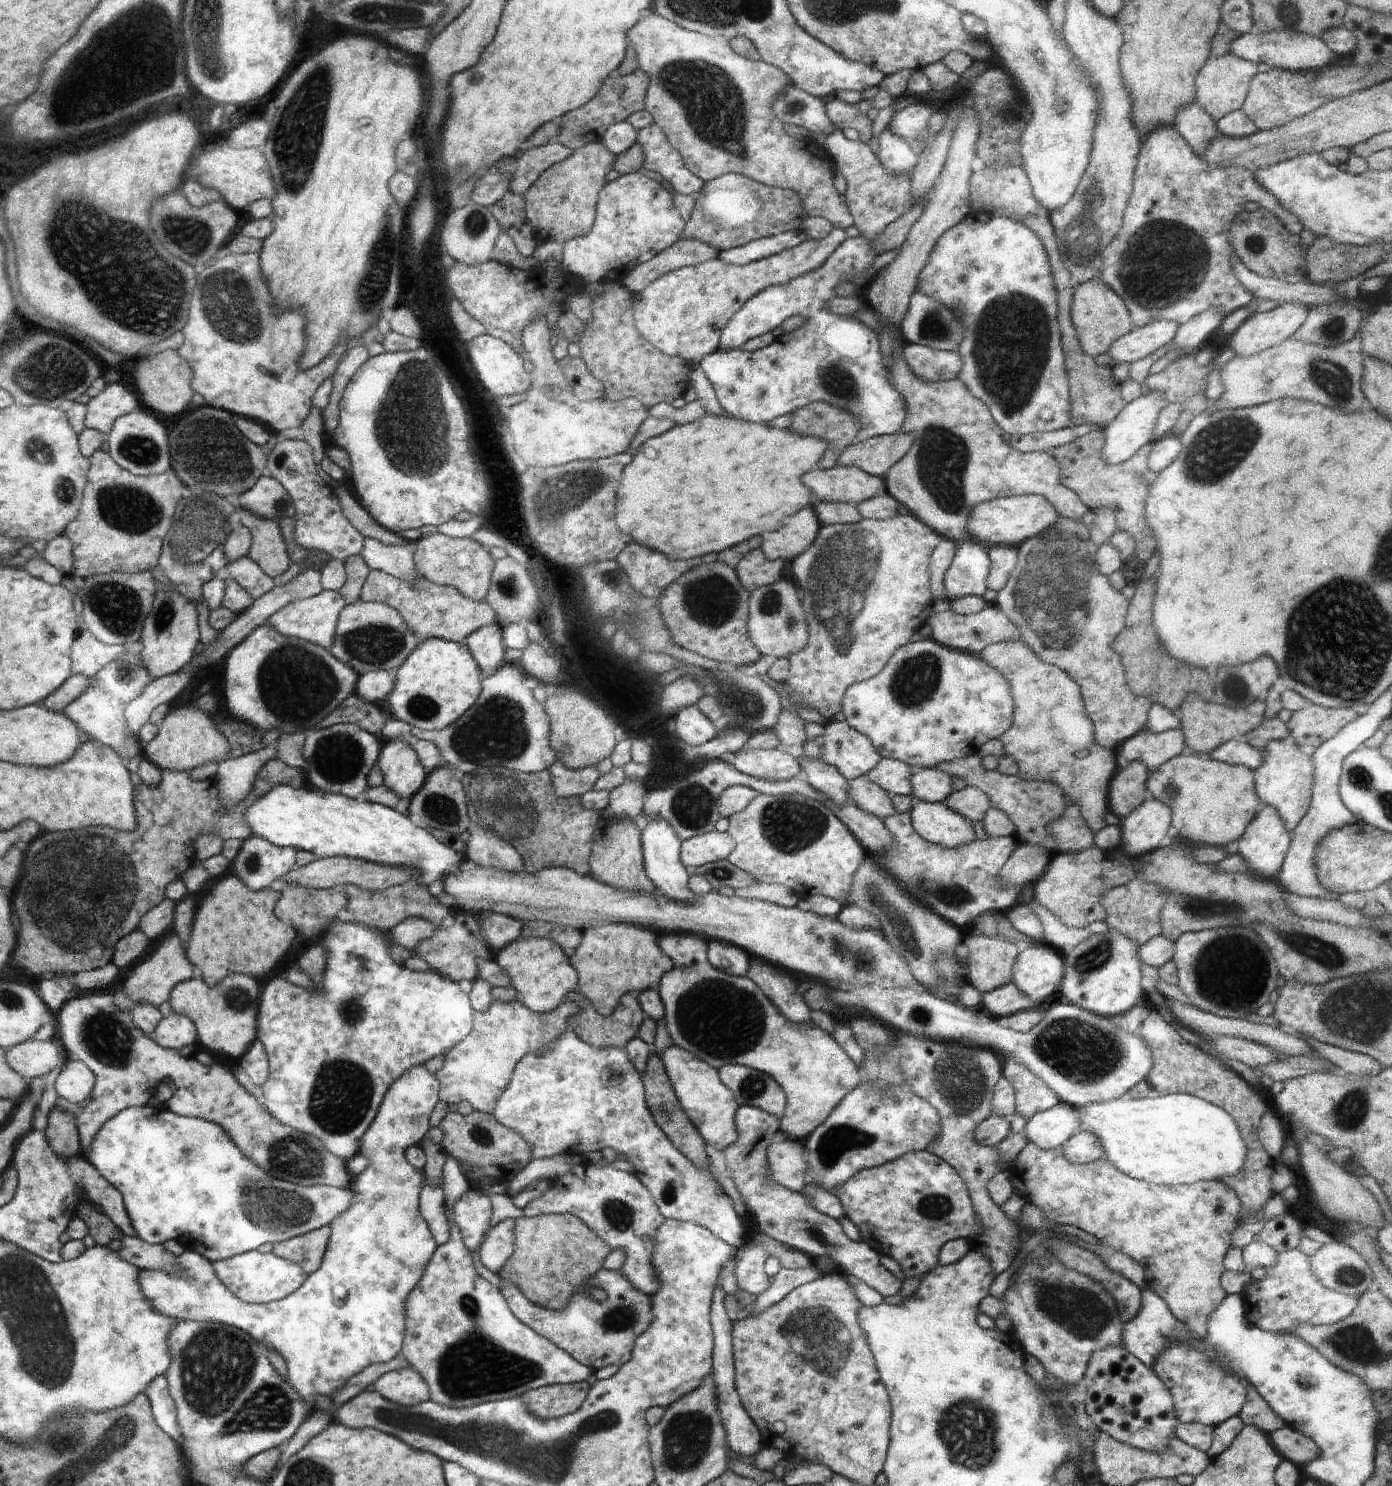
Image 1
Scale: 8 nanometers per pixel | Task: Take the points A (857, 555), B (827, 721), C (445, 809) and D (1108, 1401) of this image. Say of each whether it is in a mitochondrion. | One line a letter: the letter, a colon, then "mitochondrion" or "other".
A: mitochondrion
B: other
C: mitochondrion
D: other

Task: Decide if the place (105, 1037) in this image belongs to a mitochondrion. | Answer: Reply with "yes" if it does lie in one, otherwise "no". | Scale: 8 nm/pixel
yes

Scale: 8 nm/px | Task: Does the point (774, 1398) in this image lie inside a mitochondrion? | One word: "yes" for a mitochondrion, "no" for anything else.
no

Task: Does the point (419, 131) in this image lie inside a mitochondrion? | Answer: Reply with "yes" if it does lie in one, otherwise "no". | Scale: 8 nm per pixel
no

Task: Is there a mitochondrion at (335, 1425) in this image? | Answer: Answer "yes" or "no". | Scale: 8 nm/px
no

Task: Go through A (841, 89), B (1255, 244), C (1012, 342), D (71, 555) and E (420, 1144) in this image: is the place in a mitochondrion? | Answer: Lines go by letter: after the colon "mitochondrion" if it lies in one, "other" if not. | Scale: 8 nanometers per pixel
A: other
B: mitochondrion
C: mitochondrion
D: other
E: other

